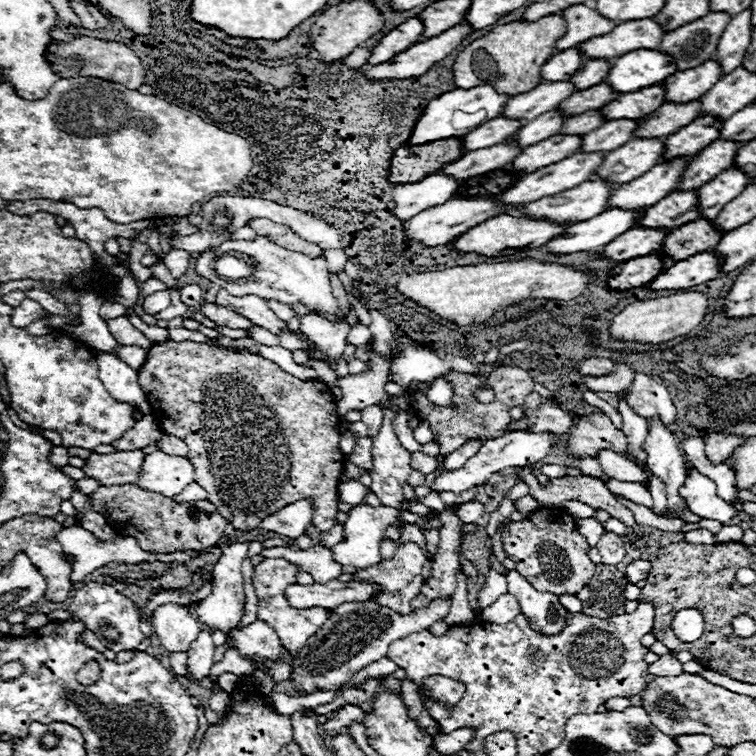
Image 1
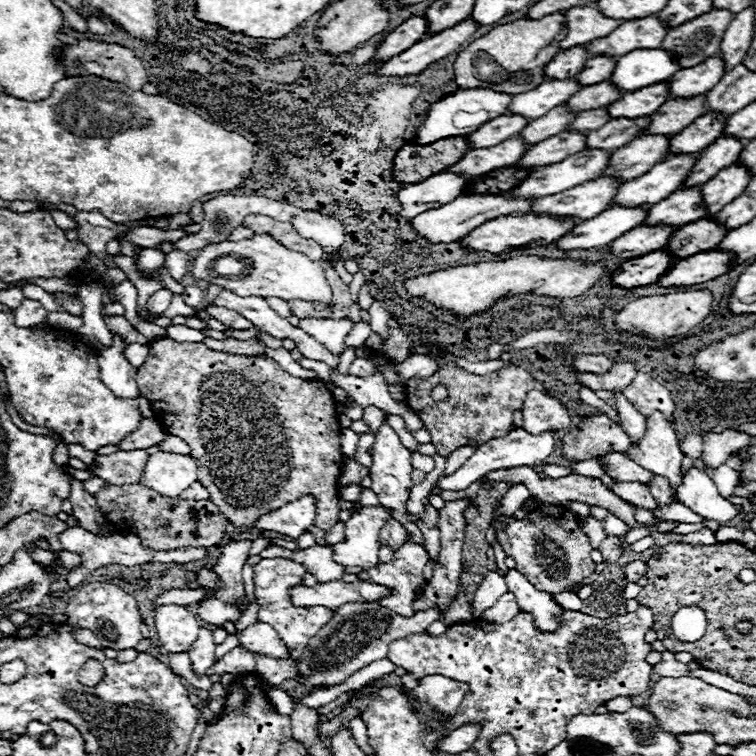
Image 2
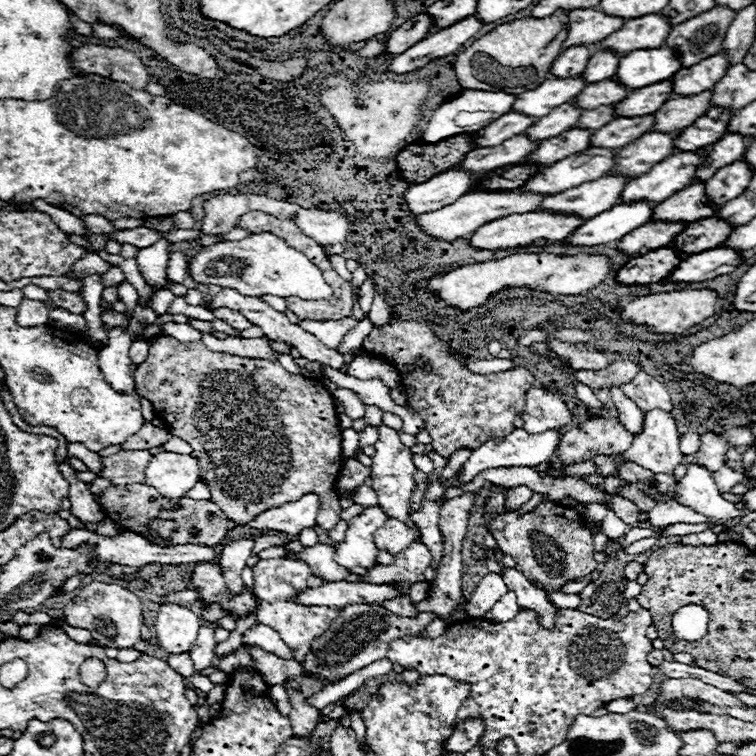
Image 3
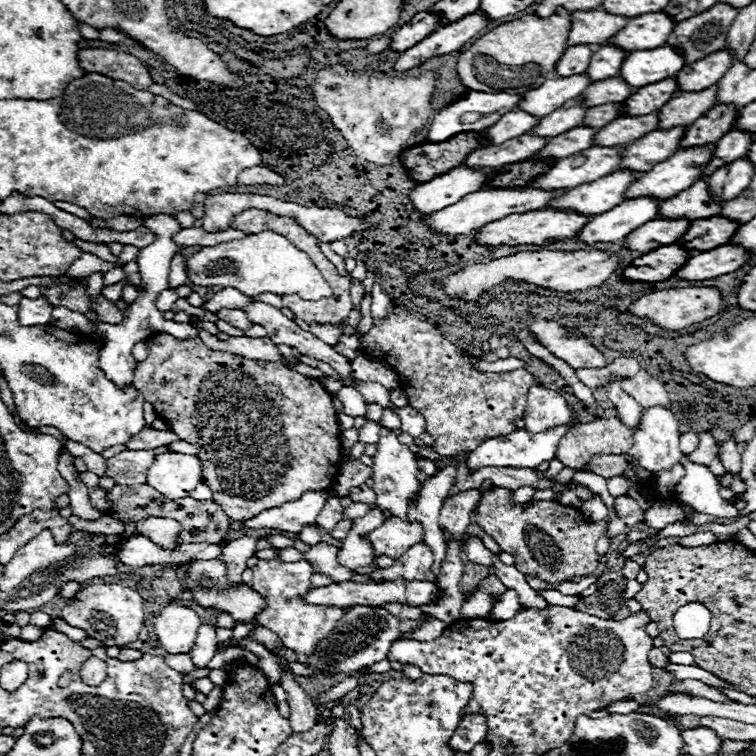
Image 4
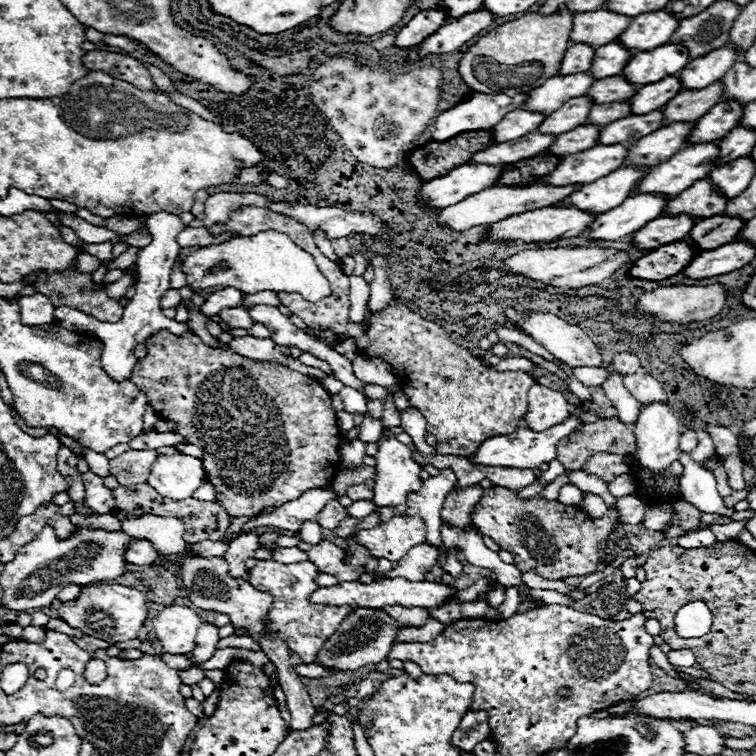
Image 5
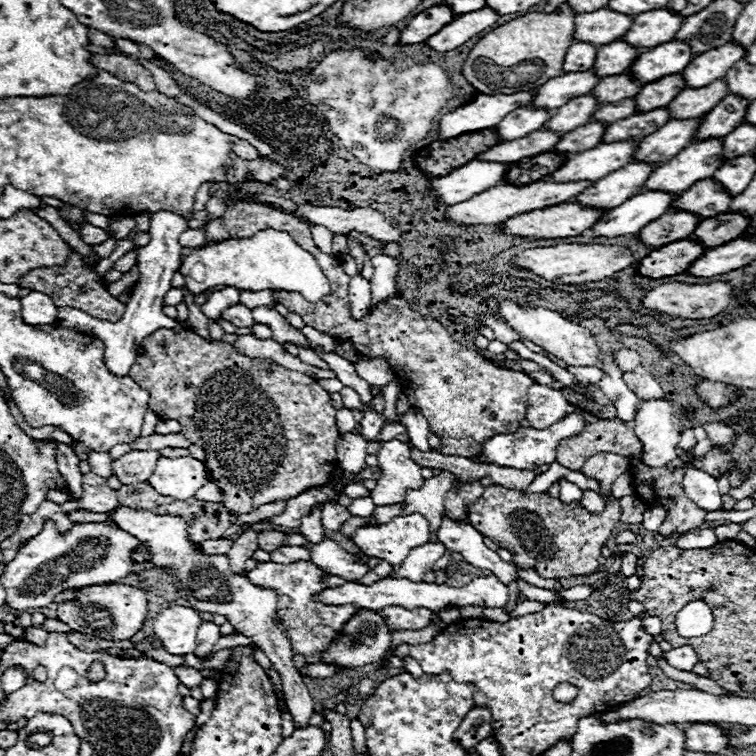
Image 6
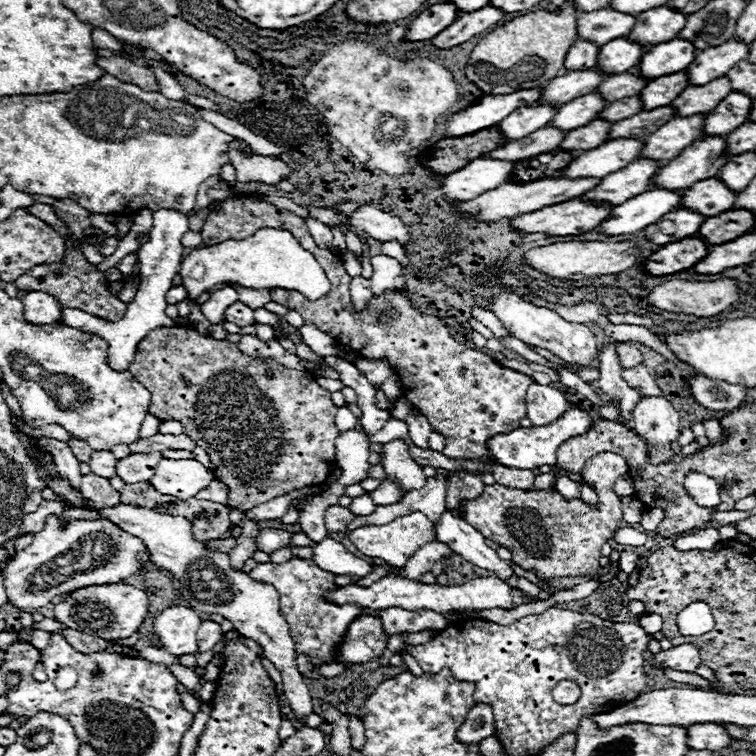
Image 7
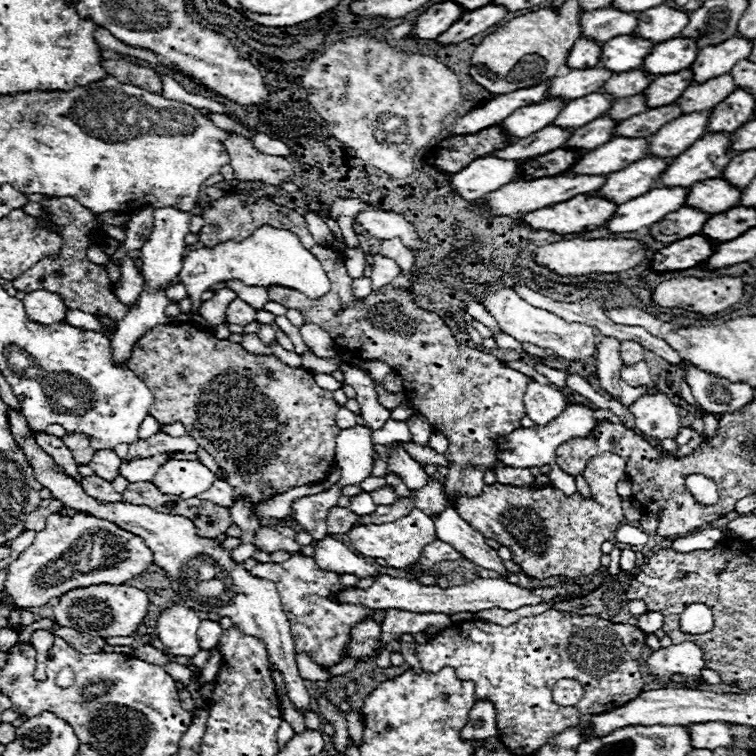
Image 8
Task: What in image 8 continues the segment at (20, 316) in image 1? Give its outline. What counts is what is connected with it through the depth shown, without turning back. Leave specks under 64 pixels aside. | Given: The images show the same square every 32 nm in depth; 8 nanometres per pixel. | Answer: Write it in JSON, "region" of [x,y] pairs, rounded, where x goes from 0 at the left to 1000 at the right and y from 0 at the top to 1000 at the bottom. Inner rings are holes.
{"region":[[[48,384],[48,386],[37,386],[29,399],[32,399],[34,418],[40,418],[42,426],[71,429],[71,426],[85,423],[87,405],[77,389],[69,389],[61,384]]]}

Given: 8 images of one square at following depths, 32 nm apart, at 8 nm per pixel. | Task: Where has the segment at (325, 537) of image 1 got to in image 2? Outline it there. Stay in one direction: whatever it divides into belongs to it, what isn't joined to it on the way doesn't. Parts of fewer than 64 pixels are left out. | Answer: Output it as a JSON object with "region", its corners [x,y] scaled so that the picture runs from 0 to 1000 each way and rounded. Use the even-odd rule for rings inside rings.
{"region":[[[447,690],[442,698],[437,698],[437,701],[429,706],[429,712],[431,712],[431,720],[434,720],[434,722],[442,722],[442,720],[452,717],[452,714],[455,714],[455,690]]]}

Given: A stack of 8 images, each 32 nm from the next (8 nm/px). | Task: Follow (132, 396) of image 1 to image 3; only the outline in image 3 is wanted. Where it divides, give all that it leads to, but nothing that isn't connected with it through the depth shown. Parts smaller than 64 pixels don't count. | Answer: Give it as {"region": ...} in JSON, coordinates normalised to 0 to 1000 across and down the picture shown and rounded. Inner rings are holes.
{"region":[[[143,434],[143,444],[146,455],[130,466],[130,484],[135,489],[135,497],[156,521],[175,521],[180,519],[180,484],[169,474],[175,447],[172,442],[151,434]]]}

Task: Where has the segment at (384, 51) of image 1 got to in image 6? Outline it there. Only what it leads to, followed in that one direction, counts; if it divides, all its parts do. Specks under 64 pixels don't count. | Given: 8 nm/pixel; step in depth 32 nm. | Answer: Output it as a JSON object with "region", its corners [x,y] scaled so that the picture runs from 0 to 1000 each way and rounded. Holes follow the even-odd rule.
{"region":[[[571,8],[556,19],[550,19],[542,32],[532,40],[526,58],[553,58],[563,50],[574,48],[585,34],[601,26],[598,13],[593,8]]]}

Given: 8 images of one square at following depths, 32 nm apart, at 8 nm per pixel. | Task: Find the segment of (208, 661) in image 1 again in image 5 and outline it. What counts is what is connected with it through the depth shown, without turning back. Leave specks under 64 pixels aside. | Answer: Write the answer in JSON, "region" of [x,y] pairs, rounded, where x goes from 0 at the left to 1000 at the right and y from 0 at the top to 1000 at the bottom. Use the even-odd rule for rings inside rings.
{"region":[[[267,825],[262,831],[262,841],[259,841],[259,854],[254,860],[254,870],[259,878],[270,878],[275,876],[283,862],[286,862],[286,849],[288,849],[288,828],[283,825]]]}

